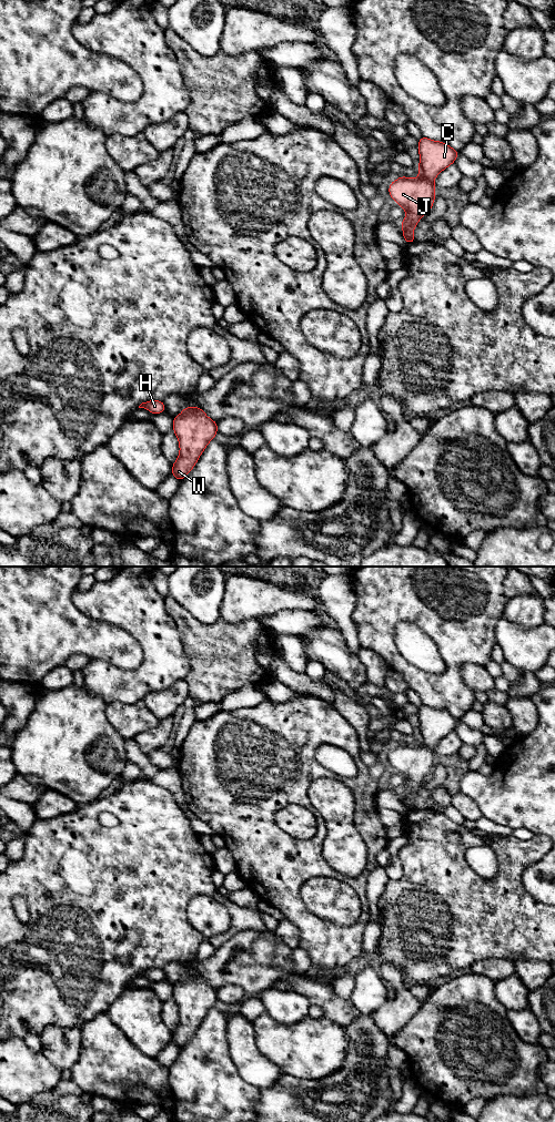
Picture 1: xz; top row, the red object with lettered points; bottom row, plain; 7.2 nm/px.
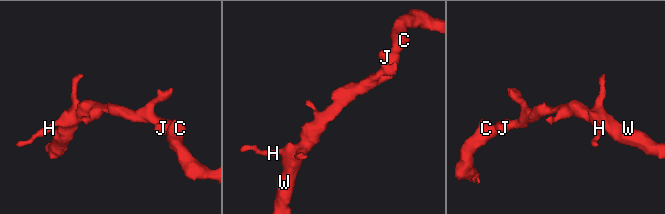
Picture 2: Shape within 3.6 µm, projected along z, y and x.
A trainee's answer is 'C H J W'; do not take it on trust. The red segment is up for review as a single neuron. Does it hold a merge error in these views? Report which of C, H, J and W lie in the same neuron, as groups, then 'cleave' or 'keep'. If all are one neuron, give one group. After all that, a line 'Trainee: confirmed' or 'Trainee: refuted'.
C H J W; keep
Trainee: confirmed

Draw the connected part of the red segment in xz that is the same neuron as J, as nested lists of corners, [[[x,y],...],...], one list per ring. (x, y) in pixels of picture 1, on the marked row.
[[[422,136],[417,144],[420,153],[416,178],[400,176],[388,186],[390,196],[404,208],[406,218],[401,221],[403,237],[407,244],[415,242],[413,230],[418,221],[433,207],[435,177],[455,163],[458,151],[450,145]]]

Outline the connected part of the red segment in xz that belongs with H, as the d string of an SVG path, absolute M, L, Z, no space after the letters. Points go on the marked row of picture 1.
M150 400L142 402L139 408L148 409L152 415L162 414L165 411L165 406L163 401L160 400Z

